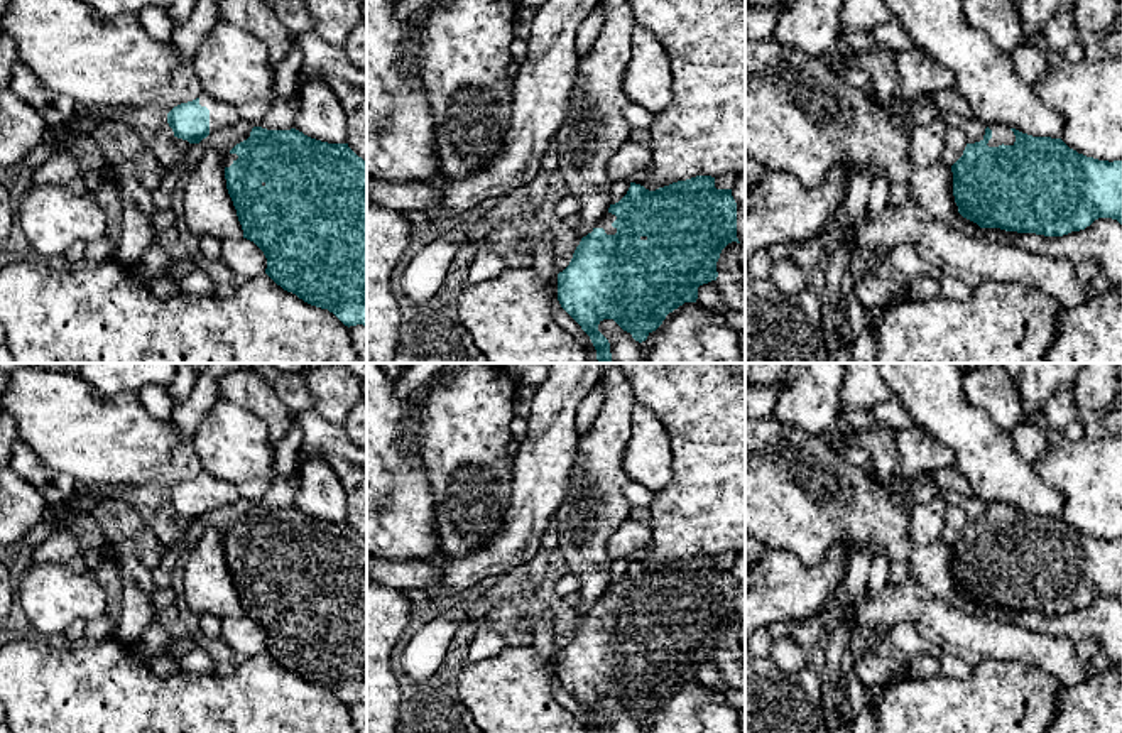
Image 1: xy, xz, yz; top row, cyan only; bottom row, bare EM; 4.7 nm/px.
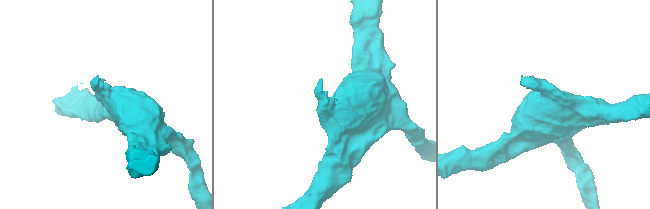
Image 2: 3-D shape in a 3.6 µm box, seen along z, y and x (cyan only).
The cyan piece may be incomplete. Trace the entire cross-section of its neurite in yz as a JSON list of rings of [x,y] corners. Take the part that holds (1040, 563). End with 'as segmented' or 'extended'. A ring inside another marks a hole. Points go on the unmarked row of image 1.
[[[987,503],[983,517],[967,522],[951,551],[958,591],[980,606],[1063,615],[1085,608],[1098,596],[1122,603],[1122,539],[1087,535],[1061,517]]]; extended

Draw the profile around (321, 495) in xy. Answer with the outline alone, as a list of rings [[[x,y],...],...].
[[[302,459],[294,507],[321,520],[346,522],[346,495],[330,459]]]

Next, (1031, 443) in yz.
[[[1019,422],[1009,434],[1016,451],[1027,463],[1041,459],[1051,446],[1046,434],[1031,422]]]

